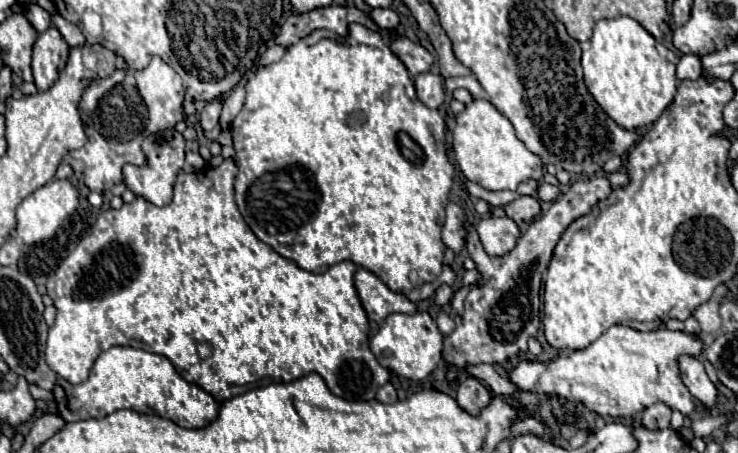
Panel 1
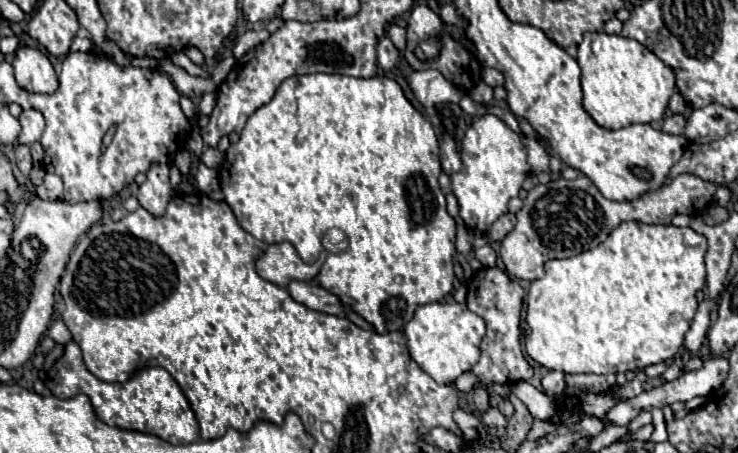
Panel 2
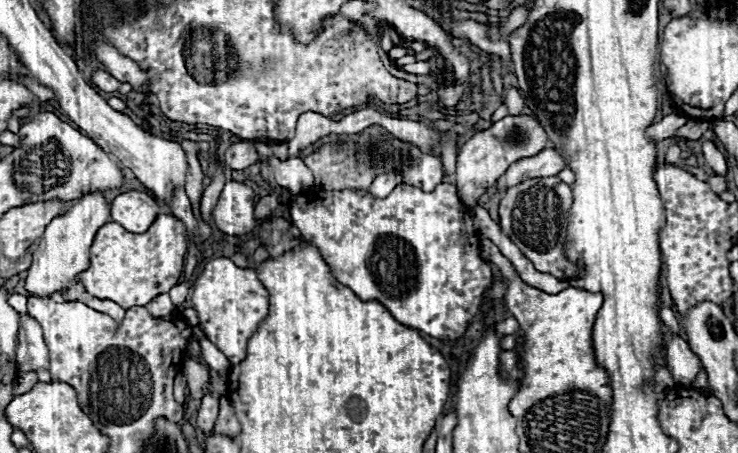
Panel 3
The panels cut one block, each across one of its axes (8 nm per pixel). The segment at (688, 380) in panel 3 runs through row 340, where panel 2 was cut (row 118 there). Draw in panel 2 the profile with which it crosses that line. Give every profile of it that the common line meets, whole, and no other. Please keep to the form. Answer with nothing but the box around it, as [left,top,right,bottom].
[662,114,686,134]

